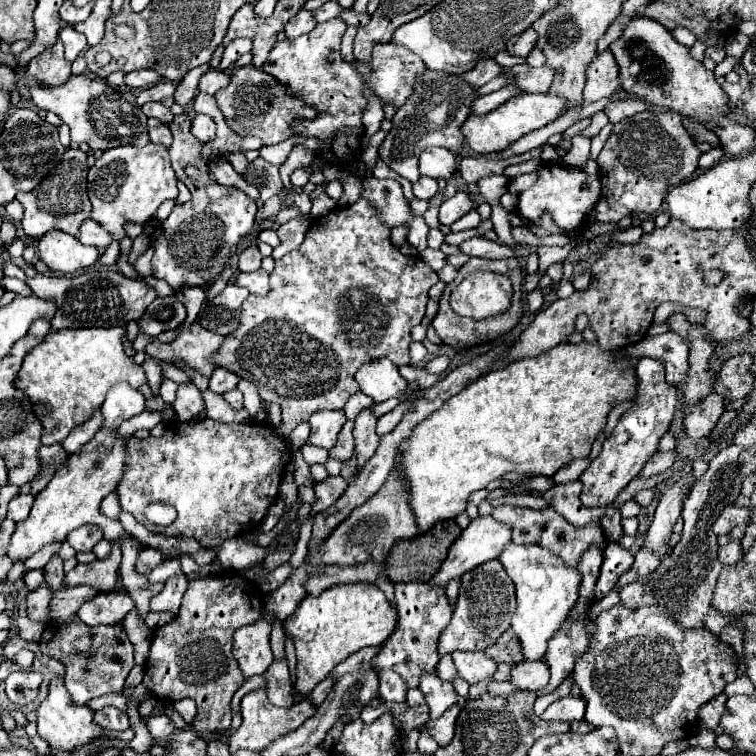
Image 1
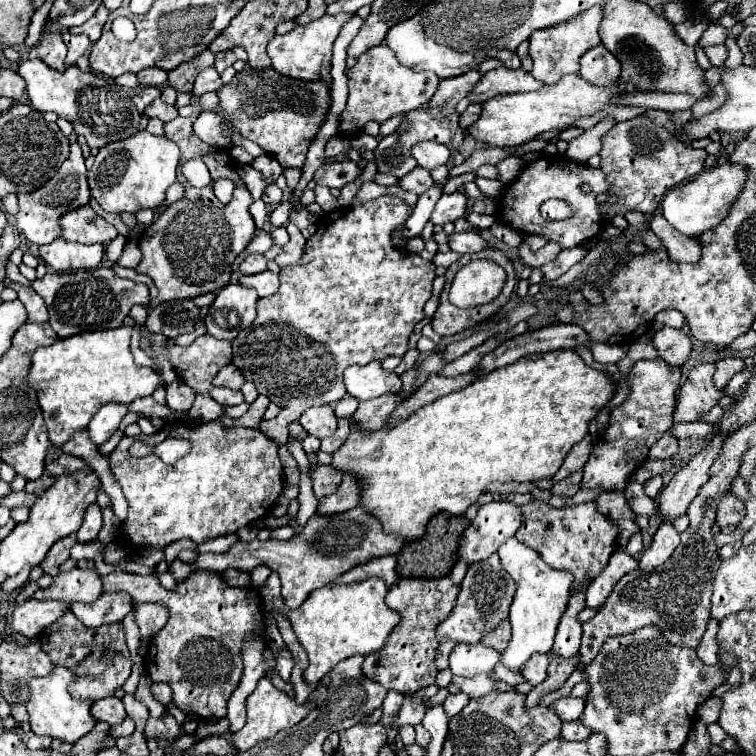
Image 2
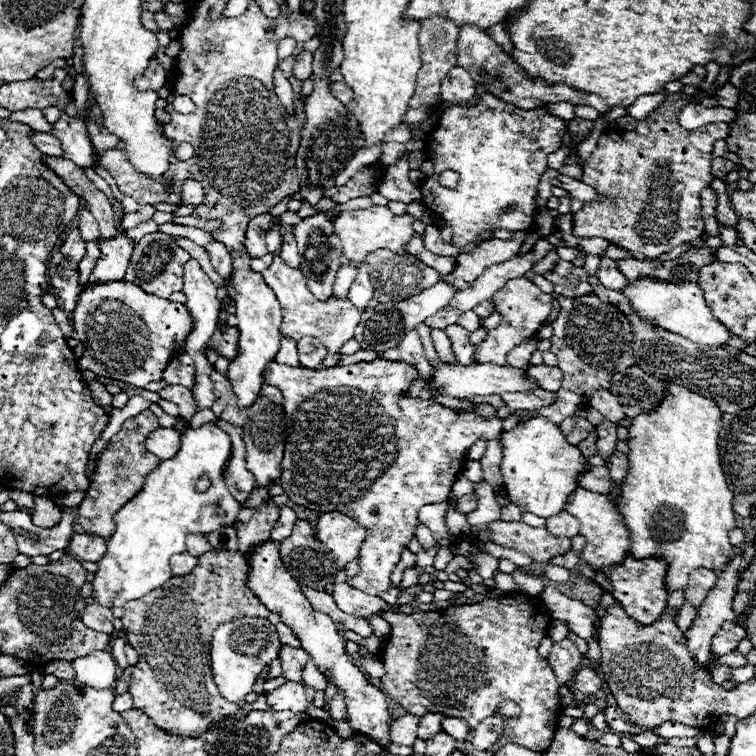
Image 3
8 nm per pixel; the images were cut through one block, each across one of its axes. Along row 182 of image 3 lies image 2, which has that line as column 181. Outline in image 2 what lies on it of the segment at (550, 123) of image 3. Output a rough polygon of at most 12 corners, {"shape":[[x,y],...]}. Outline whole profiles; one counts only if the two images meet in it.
{"shape":[[220,420],[138,438],[192,442],[174,466],[108,456],[134,544],[202,544],[270,514],[274,440]]}

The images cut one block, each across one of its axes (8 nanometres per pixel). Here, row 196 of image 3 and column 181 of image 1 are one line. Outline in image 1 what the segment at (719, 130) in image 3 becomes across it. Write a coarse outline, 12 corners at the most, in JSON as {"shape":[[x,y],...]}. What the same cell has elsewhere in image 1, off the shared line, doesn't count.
{"shape":[[236,570],[190,580],[154,630],[142,684],[228,734],[244,684],[232,634],[262,594]]}

